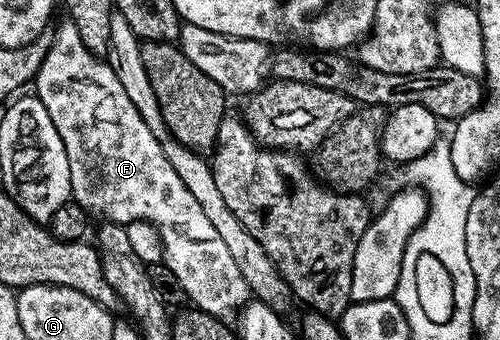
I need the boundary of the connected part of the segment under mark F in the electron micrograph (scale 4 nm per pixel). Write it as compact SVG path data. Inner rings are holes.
M60 23L56 31L54 47L46 53L35 77L34 94L46 105L54 129L66 145L71 198L110 223L154 224L164 246L163 262L182 281L189 300L207 315L235 316L249 302L250 292L221 234L171 168L162 145L126 97L111 63L86 49L75 23Z

